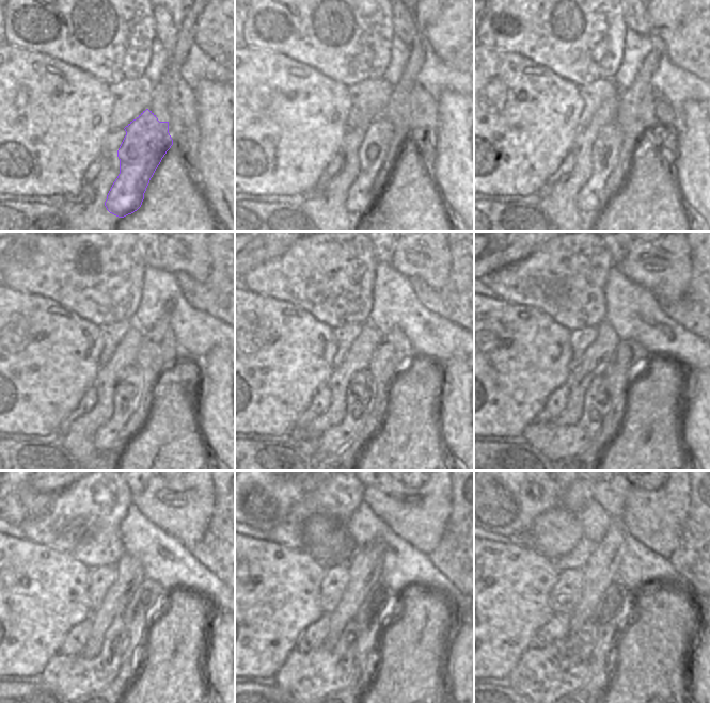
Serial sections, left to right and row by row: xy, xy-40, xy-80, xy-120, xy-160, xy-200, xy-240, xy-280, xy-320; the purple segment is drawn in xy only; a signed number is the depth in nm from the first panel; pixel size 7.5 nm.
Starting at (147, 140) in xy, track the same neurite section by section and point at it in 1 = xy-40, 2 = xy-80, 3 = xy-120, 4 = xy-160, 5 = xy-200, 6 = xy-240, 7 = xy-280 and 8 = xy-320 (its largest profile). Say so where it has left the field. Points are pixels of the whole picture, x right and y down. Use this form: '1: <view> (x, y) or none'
1: xy-40 (382, 137)
2: xy-80 (605, 150)
3: xy-120 (110, 437)
4: xy-160 (359, 394)
5: xy-200 (556, 442)
6: xy-240 (73, 676)
7: xy-280 (310, 676)
8: xy-320 (543, 675)

